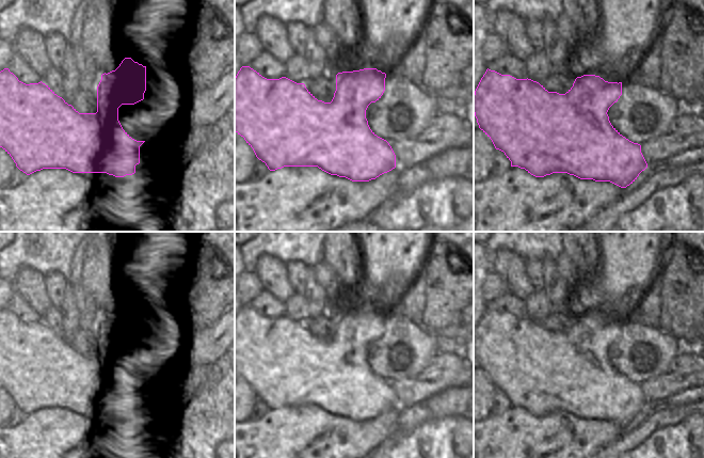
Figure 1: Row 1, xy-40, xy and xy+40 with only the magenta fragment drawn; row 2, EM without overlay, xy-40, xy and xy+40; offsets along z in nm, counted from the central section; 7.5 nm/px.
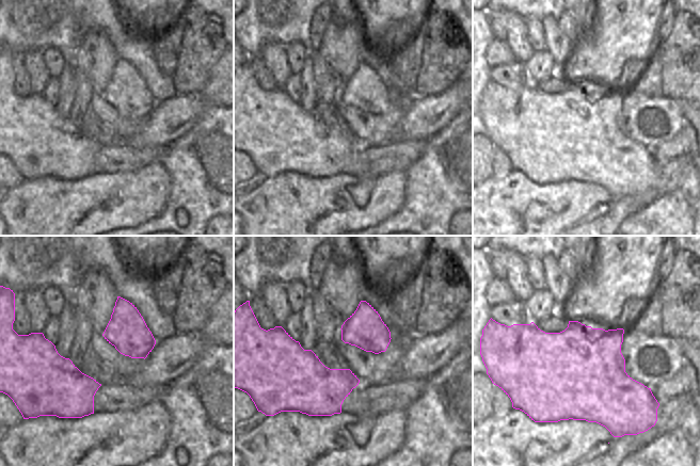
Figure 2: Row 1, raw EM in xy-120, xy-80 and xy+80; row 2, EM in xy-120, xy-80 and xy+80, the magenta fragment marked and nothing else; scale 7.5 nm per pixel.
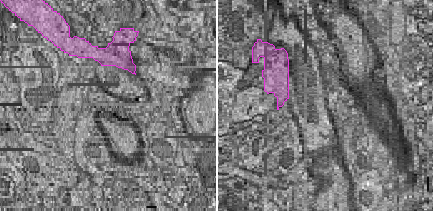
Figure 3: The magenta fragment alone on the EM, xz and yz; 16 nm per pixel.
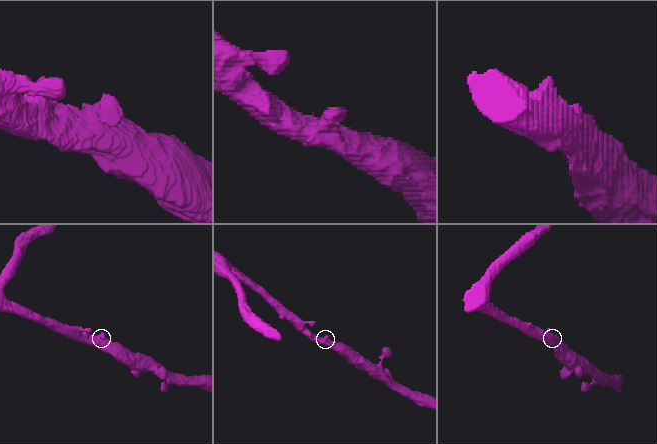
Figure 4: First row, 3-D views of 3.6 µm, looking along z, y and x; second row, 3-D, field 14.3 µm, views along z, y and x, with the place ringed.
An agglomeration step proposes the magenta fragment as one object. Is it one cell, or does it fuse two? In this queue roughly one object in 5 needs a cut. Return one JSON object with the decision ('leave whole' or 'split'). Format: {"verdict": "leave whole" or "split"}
{"verdict": "leave whole"}

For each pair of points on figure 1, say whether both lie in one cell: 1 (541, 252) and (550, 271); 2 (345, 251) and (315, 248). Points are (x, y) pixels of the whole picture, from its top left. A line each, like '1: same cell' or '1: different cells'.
1: different cells
2: different cells

